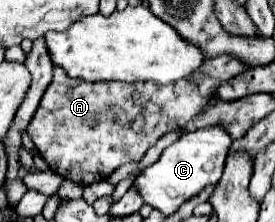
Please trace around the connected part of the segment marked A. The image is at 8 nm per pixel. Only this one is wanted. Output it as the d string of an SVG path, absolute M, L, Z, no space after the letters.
M220 56L206 60L206 66L202 66L198 74L192 74L190 78L184 78L174 86L154 86L154 82L84 82L82 78L70 78L60 66L54 66L54 78L28 124L28 134L50 170L76 184L80 182L82 186L88 186L108 178L118 166L132 160L140 160L162 134L188 124L210 100L216 88L228 78L240 74L242 70L246 70L246 66L242 66L242 62L238 62L236 58Z

